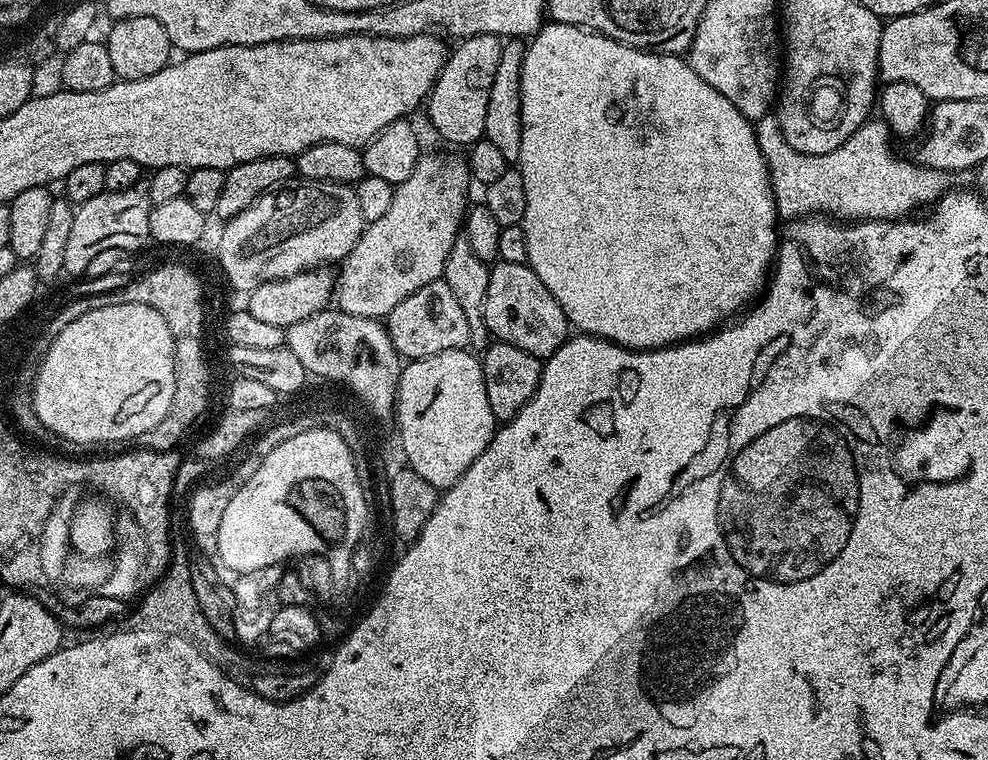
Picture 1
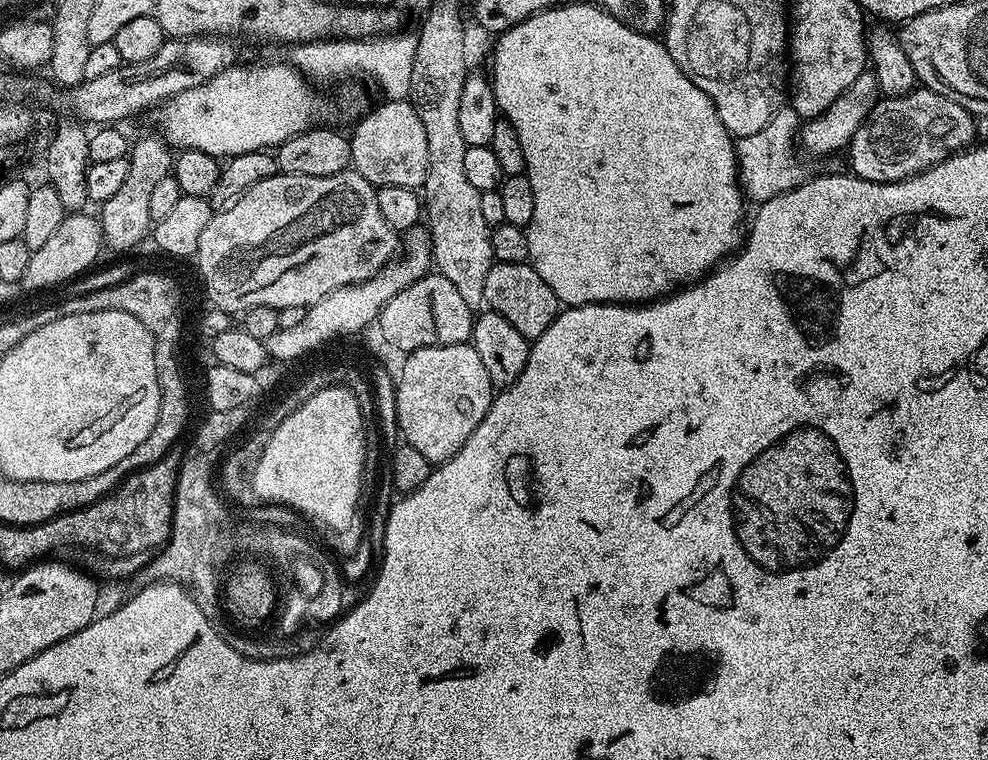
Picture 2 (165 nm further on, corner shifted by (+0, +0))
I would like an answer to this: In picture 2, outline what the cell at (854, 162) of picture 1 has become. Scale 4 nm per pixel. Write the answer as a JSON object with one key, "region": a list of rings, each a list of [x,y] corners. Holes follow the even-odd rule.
{"region":[[[785,106],[777,110],[762,130],[735,141],[738,183],[749,201],[763,202],[804,183],[806,173],[798,151],[798,129],[801,124],[801,116],[790,106]]]}

